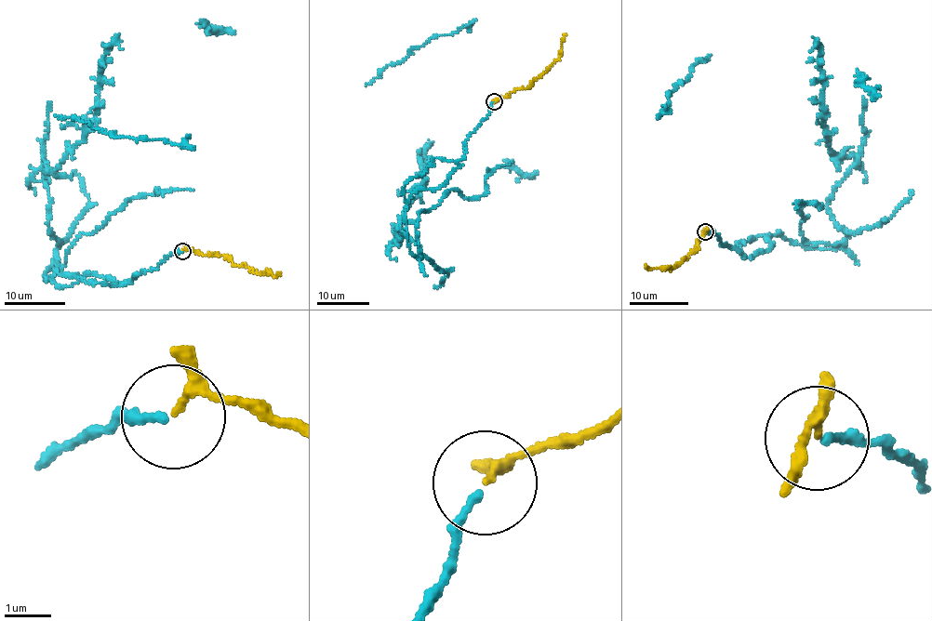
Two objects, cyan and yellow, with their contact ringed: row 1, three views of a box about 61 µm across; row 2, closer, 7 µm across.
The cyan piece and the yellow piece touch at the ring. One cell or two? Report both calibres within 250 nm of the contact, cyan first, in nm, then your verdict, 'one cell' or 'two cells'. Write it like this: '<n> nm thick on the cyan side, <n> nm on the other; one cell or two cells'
180 nm thick on the cyan side, 130 nm on the other; one cell

